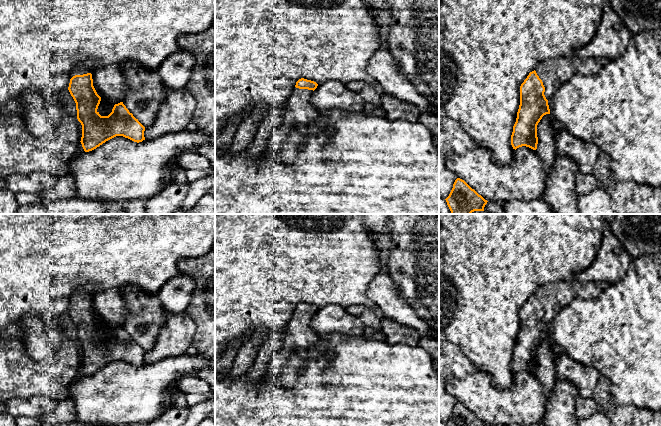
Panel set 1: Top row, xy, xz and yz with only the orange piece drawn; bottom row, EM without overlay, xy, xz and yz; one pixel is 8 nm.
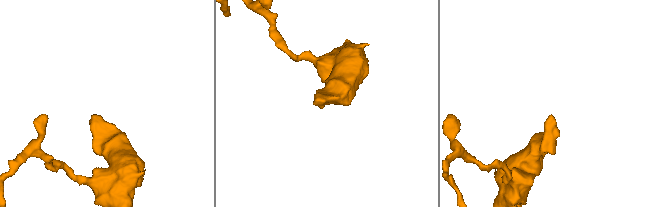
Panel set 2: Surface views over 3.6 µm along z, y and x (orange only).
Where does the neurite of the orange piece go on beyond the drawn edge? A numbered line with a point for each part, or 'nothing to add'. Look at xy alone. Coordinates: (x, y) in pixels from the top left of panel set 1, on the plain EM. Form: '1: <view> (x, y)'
1: xy (79, 294)

